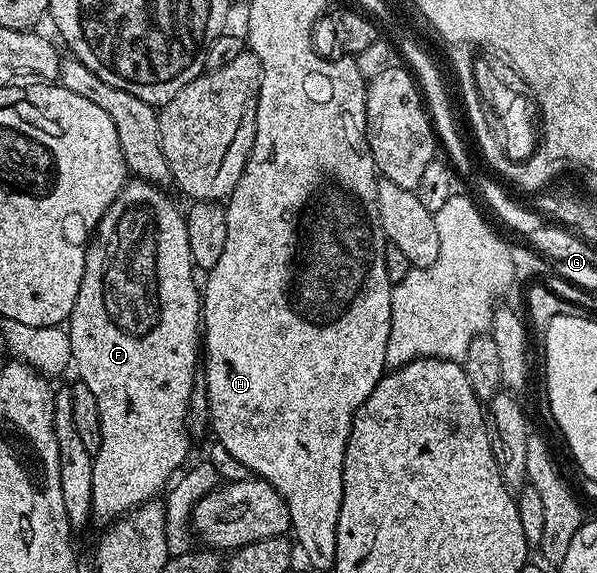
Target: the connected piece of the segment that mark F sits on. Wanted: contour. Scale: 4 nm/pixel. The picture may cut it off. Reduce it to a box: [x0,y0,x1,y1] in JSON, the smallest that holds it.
[67,181,203,520]

